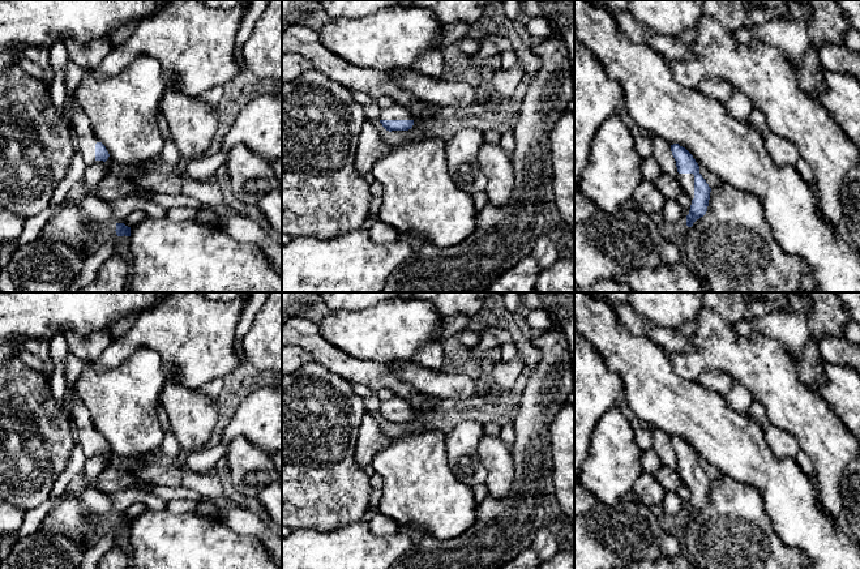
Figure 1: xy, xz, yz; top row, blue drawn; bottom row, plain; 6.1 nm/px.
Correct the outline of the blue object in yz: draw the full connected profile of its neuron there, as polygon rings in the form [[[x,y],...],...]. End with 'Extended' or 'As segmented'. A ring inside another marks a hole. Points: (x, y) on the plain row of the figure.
[[[679,436],[671,437],[672,448],[676,453],[677,472],[681,480],[692,492],[689,506],[686,508],[686,518],[703,509],[707,504],[711,480],[699,466],[699,458],[693,448]]]. Extended

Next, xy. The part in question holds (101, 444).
[[[72,393],[72,401],[69,402],[69,415],[72,418],[76,441],[81,445],[85,457],[89,458],[95,453],[106,454],[110,449],[106,438],[97,431],[90,414],[74,393]]]. Extended

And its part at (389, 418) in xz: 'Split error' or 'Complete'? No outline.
Split error

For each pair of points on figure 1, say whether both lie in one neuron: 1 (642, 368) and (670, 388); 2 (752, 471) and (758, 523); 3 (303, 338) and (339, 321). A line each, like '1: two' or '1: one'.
1: one
2: two
3: two

